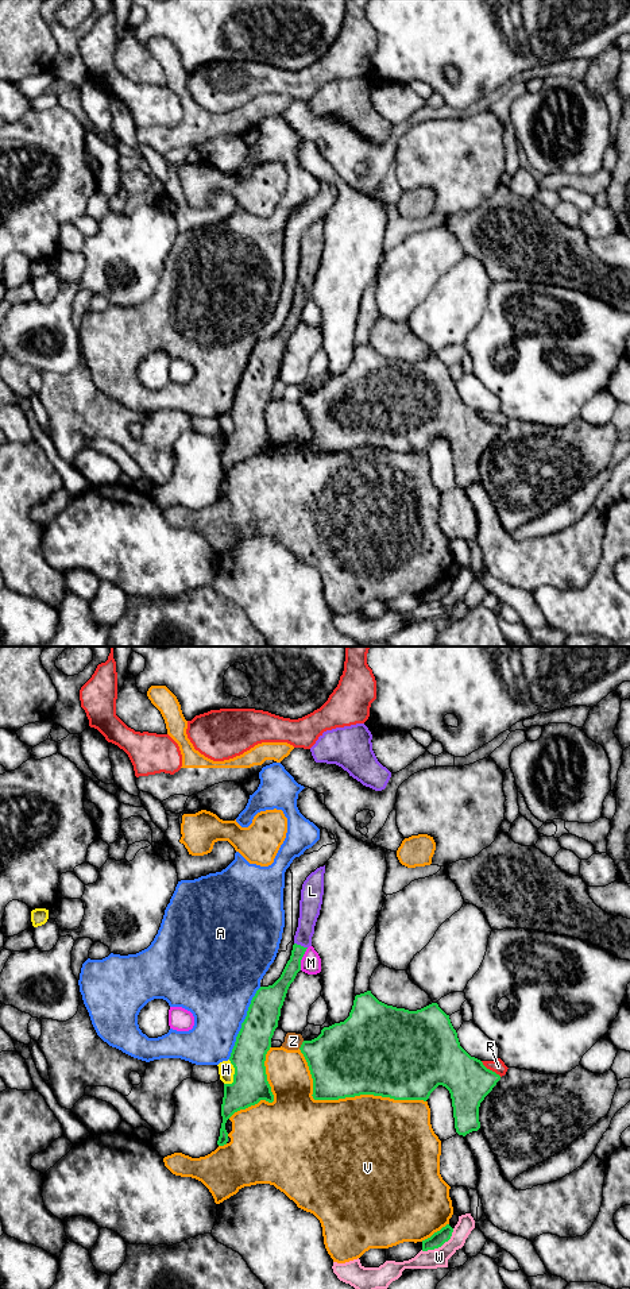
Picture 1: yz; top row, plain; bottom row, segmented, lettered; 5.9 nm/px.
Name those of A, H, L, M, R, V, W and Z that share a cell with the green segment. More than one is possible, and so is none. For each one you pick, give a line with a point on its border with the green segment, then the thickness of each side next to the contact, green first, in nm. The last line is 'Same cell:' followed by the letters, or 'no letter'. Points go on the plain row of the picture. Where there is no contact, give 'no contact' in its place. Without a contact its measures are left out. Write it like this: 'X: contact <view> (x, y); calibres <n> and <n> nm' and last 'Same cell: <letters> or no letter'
L: contact yz (300, 297); calibres 90 and 130 nm
Same cell: L

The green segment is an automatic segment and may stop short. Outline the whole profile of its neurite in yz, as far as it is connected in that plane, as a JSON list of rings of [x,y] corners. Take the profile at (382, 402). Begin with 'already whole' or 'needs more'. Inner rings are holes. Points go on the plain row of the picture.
already whole; [[[371,343],[355,348],[344,374],[324,379],[317,390],[304,393],[299,402],[313,431],[314,452],[374,447],[426,454],[442,437],[451,445],[456,485],[463,489],[480,481],[480,455],[500,432],[460,398],[449,367],[437,355],[409,363],[379,354]]]

